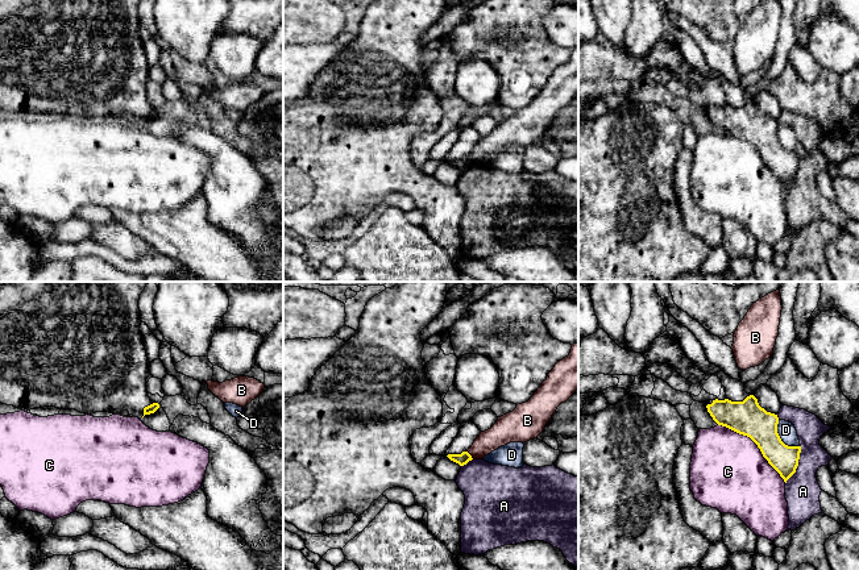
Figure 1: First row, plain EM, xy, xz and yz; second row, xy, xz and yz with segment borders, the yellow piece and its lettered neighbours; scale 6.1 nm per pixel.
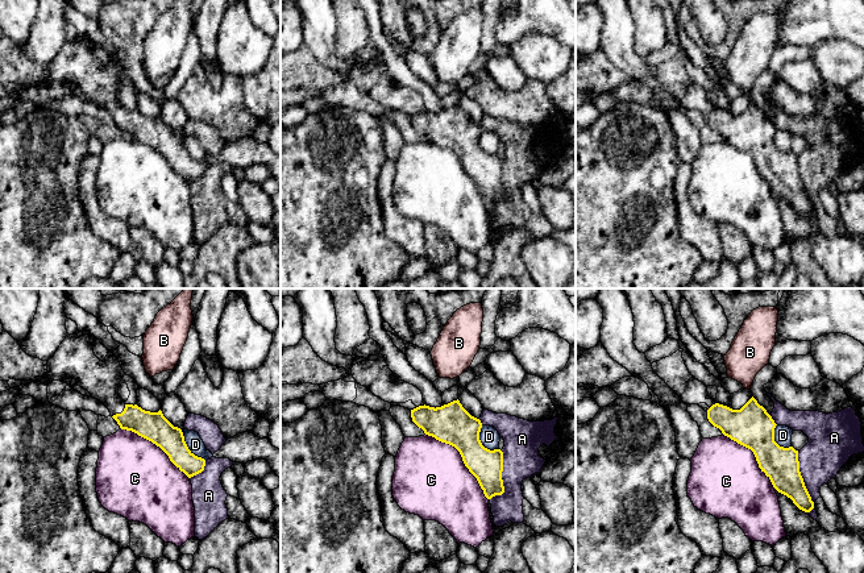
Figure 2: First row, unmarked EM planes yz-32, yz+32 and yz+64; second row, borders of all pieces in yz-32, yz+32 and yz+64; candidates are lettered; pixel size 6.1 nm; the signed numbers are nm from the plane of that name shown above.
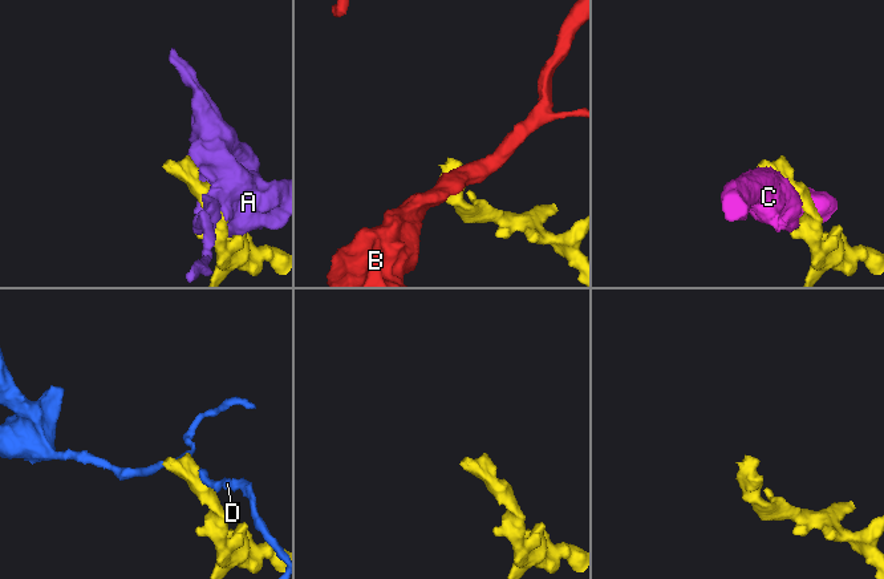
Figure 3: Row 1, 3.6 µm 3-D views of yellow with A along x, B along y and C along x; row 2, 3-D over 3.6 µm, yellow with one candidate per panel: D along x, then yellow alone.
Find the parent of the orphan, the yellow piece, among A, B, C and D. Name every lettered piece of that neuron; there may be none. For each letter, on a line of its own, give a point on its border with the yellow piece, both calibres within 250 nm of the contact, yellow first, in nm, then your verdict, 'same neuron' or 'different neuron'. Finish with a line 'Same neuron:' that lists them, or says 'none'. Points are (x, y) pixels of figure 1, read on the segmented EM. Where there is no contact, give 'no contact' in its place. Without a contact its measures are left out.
A: contact yz (797, 465); calibres 170 and 220 nm; different neuron
B: contact xz (469, 454); calibres 70 and 150 nm; different neuron
C: contact yz (756, 444); calibres 220 and 460 nm; different neuron
D: contact yz (780, 440); calibres 220 and 110 nm; different neuron
Same neuron: none

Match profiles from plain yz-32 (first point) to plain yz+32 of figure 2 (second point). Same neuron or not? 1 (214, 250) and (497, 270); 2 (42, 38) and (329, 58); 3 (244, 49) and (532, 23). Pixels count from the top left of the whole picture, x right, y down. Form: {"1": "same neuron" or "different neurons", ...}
{"1": "same neuron", "2": "different neurons", "3": "different neurons"}

